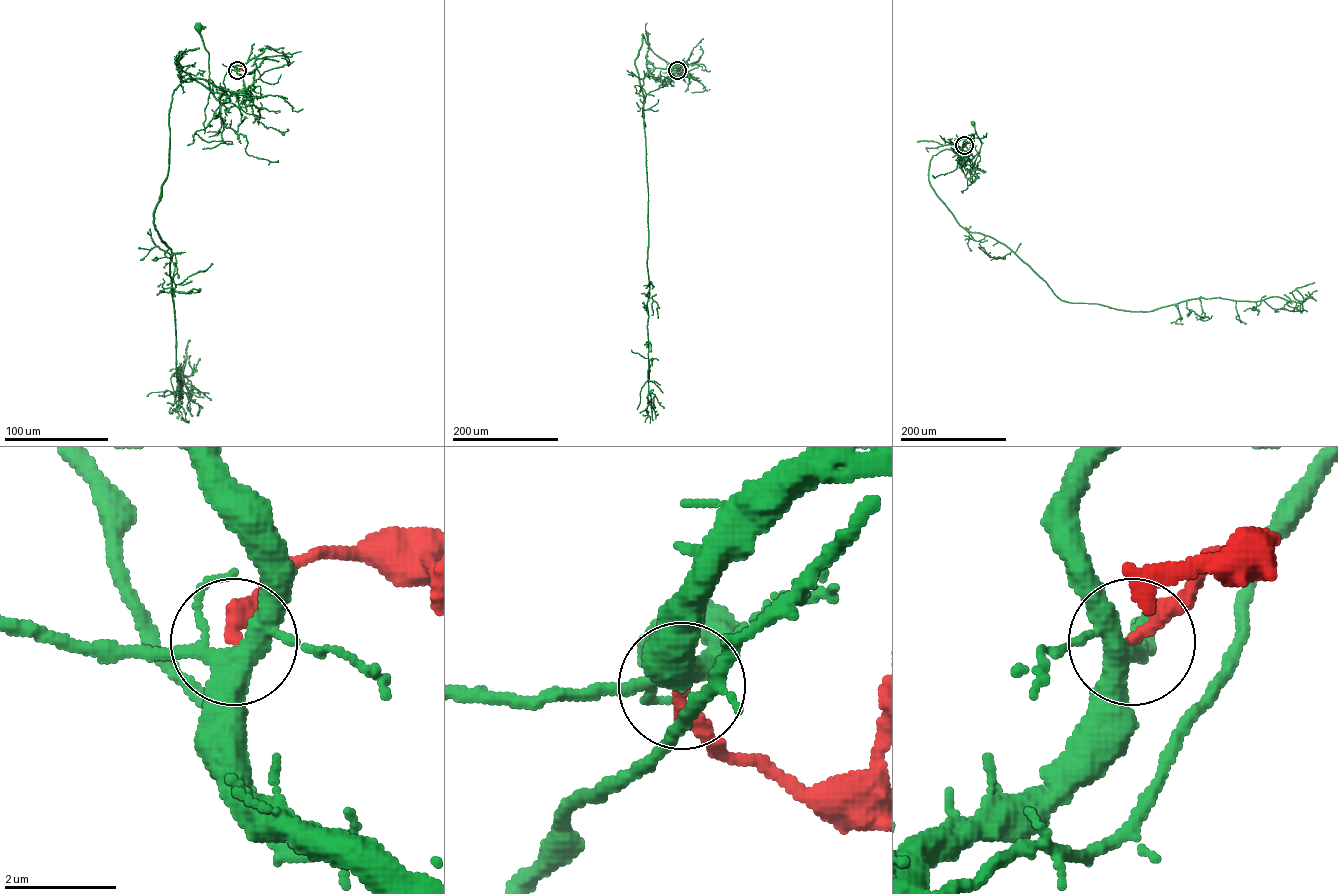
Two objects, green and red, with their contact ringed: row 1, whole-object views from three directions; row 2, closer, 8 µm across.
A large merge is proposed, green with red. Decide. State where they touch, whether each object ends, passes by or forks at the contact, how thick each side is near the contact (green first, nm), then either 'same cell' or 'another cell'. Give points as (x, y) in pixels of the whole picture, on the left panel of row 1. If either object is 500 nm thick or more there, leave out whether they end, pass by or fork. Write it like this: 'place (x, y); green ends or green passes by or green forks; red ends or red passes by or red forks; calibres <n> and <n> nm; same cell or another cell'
place (237, 70); green forks; red ends; calibres 360 and 280 nm; another cell

